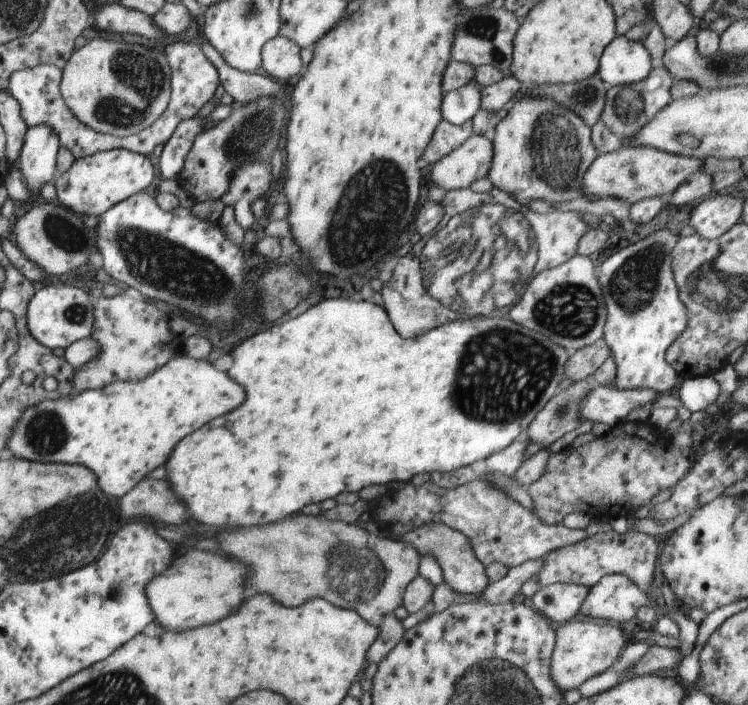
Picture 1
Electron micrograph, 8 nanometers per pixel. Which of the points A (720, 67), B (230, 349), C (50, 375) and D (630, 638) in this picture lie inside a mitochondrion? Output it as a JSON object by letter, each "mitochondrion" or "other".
{"A":"mitochondrion","B":"other","C":"other","D":"other"}

